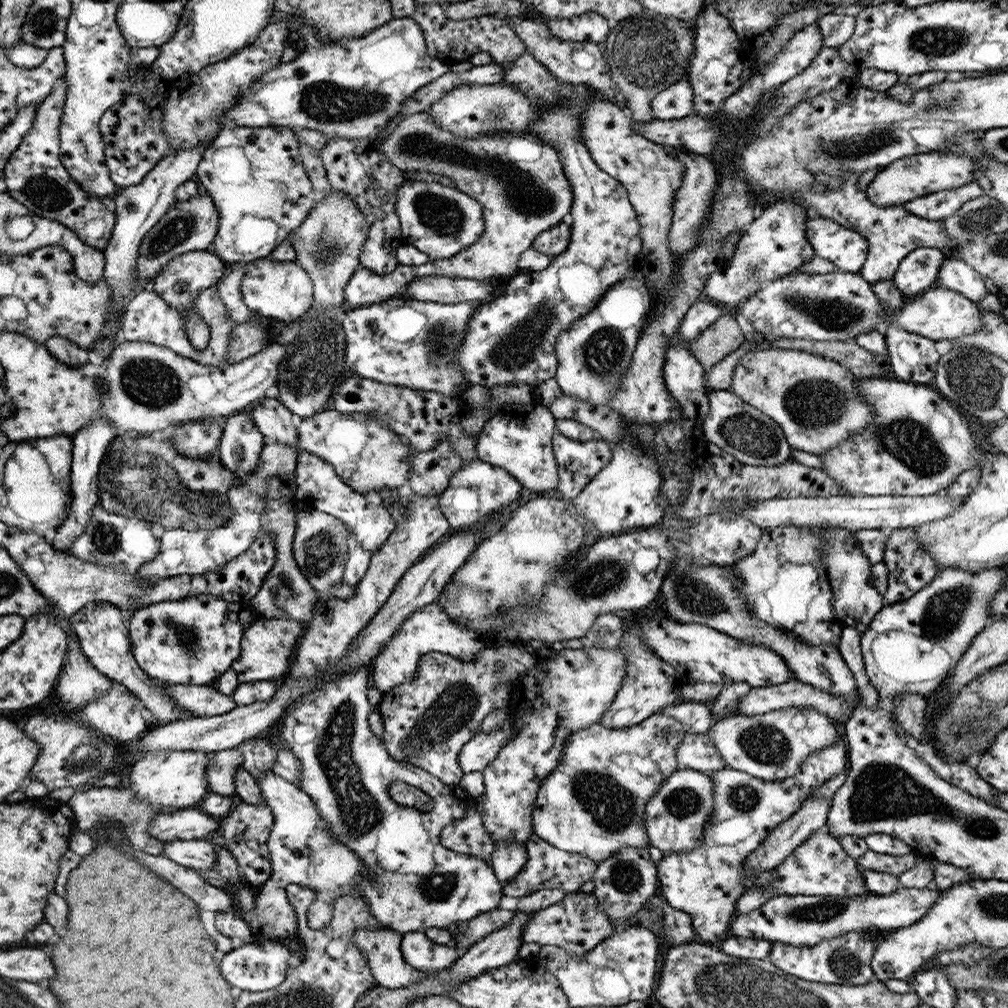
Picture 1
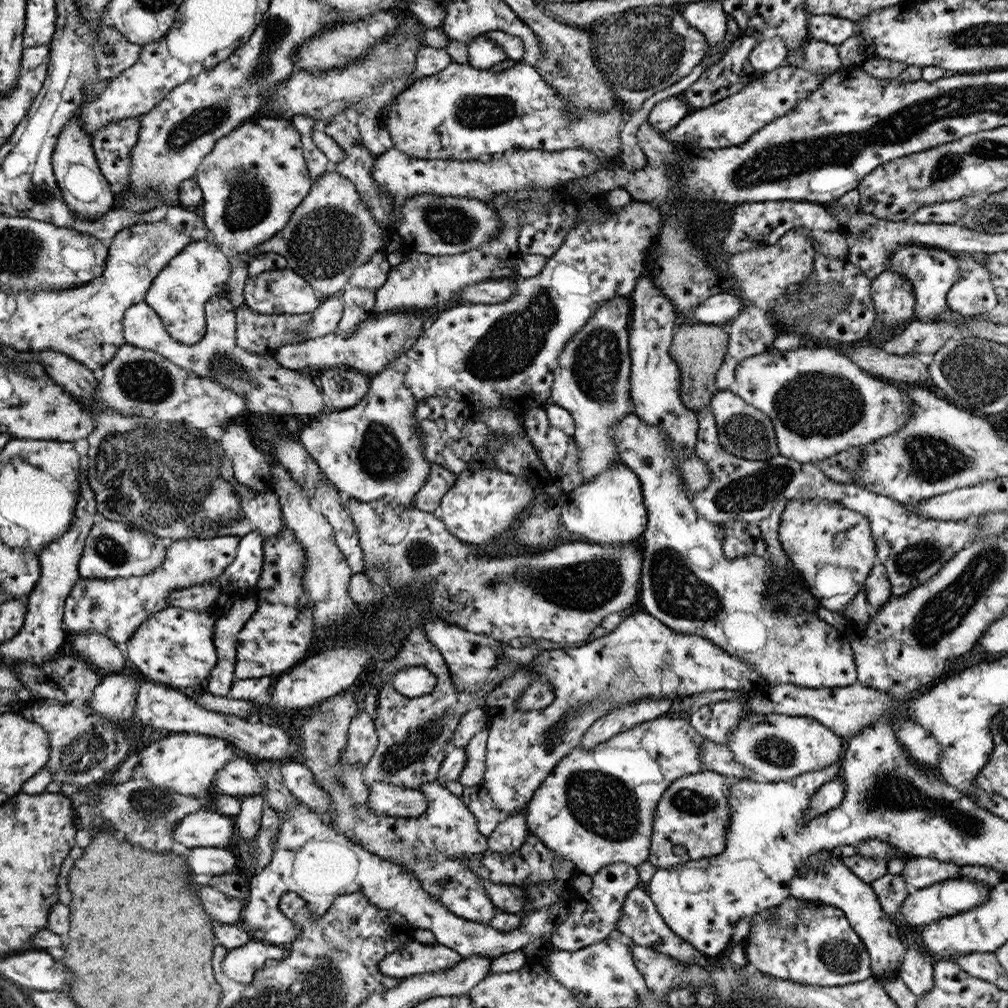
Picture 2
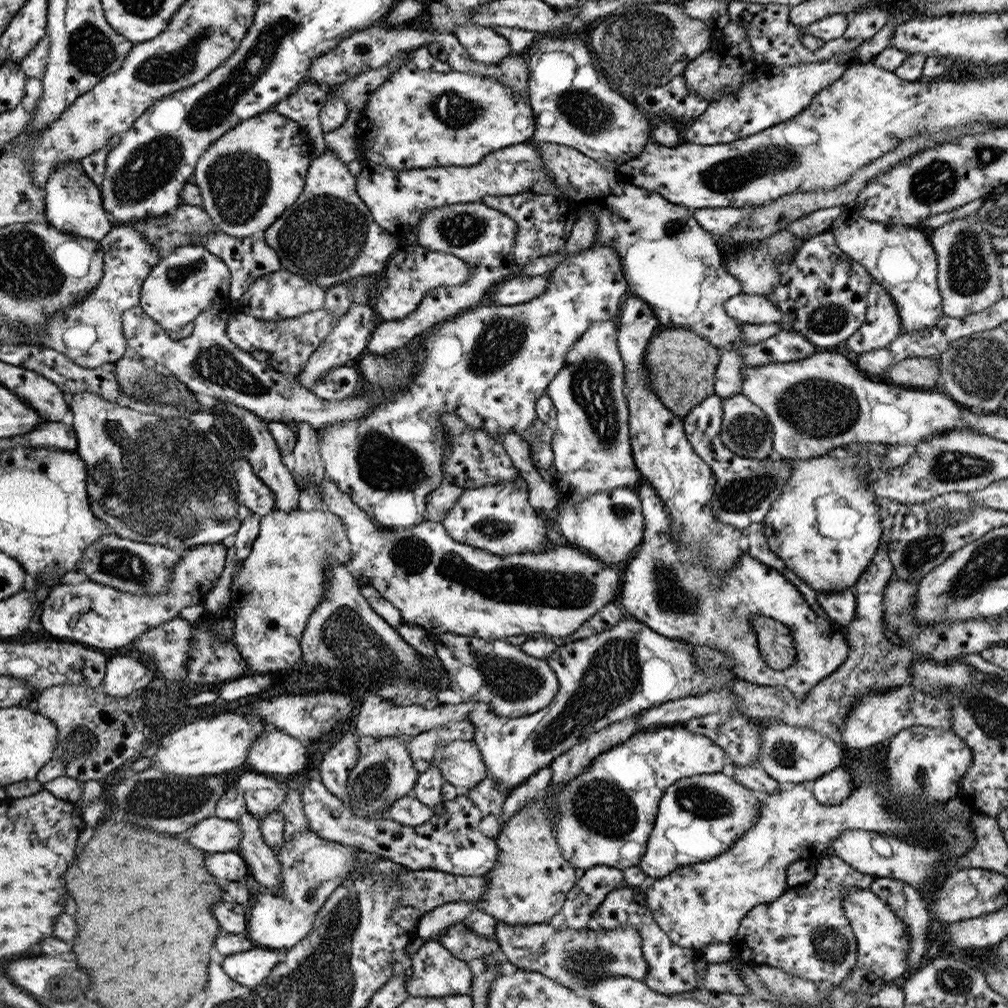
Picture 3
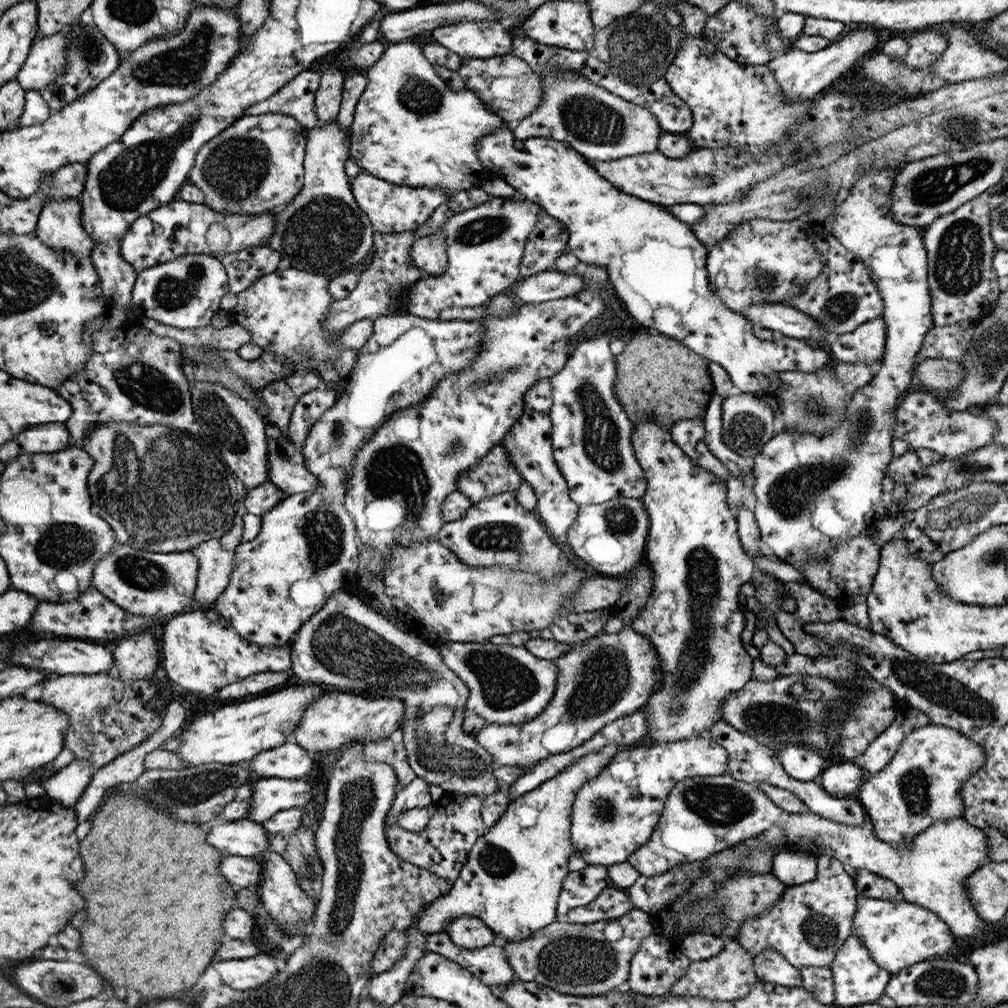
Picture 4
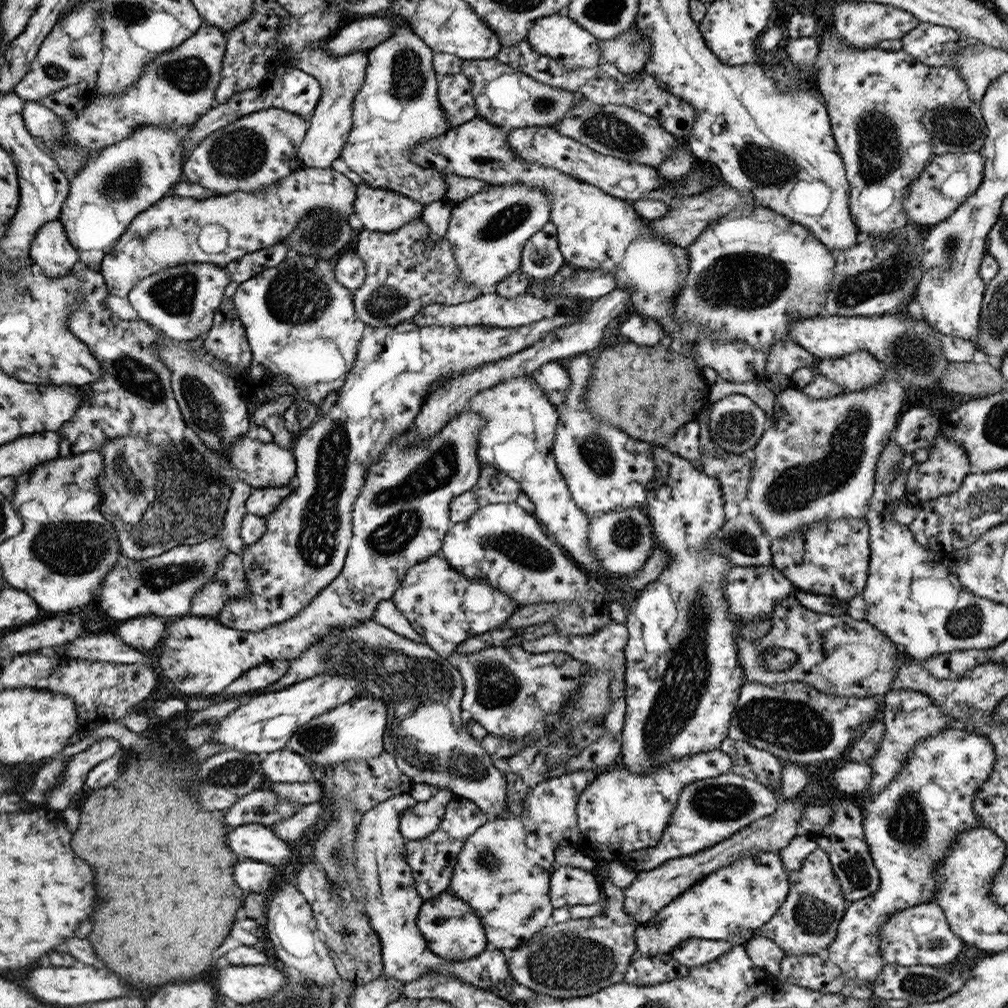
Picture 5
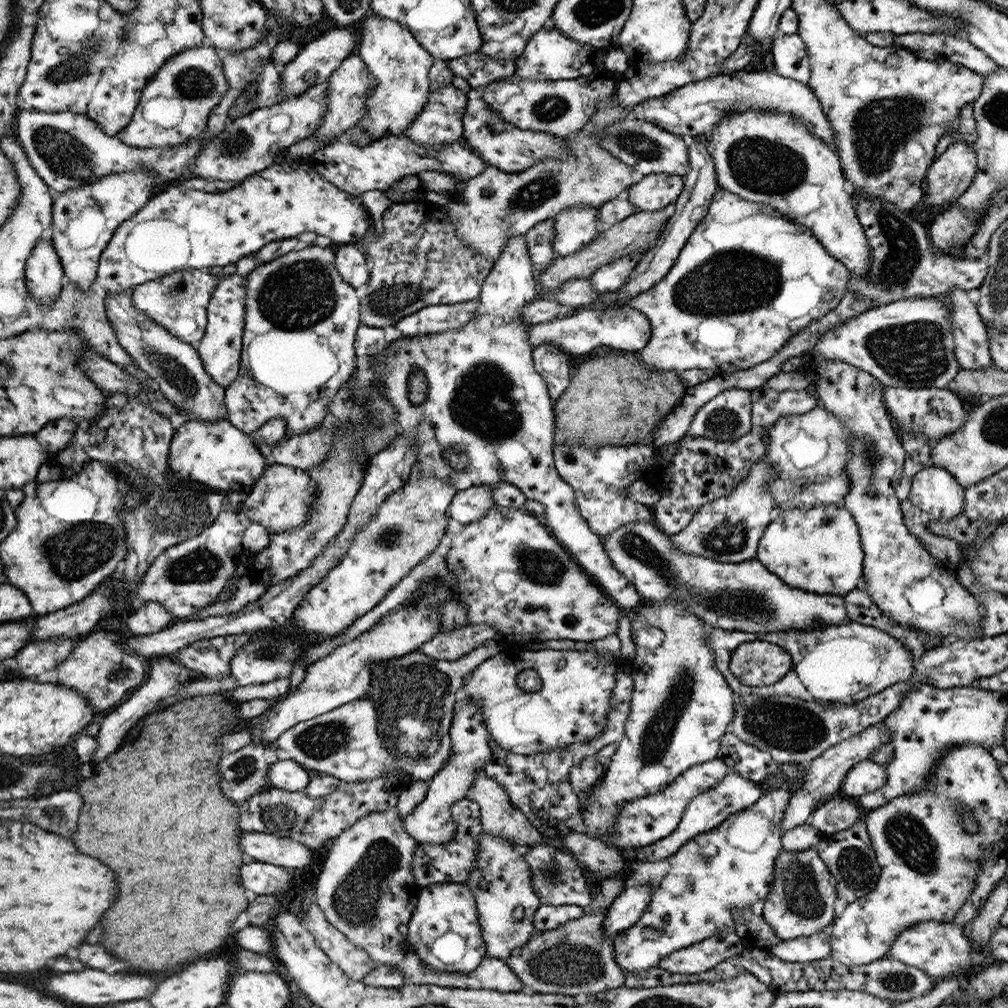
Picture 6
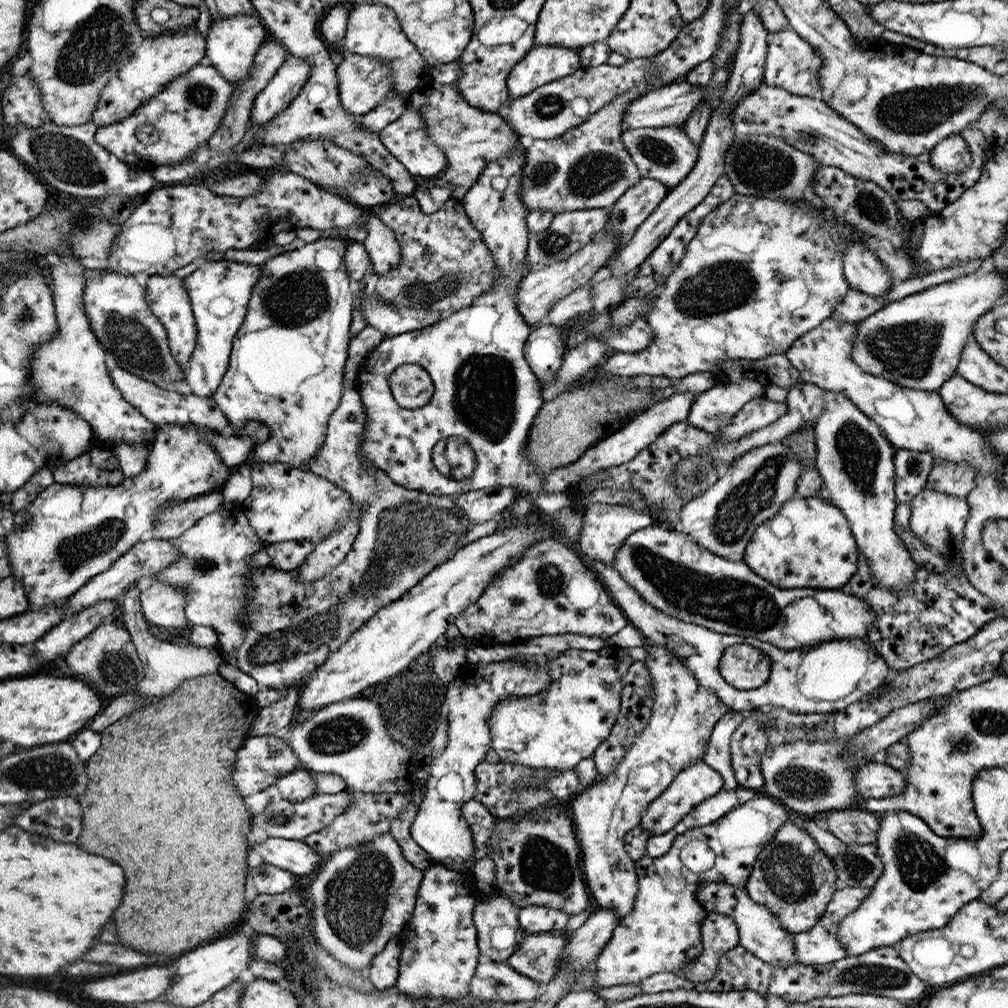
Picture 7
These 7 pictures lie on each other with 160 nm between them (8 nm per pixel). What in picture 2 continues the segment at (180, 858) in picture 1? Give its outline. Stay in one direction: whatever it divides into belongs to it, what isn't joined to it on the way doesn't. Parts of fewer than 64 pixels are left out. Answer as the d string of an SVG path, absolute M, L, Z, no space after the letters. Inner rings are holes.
M192 848L186 858L192 862L192 870L196 870L196 874L220 876L230 875L236 870L236 857L222 848Z

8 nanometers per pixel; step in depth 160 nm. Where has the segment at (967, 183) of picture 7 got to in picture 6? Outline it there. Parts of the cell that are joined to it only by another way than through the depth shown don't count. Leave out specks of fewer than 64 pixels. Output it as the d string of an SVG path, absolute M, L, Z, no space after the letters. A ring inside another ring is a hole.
M770 72L721 73L701 81L691 82L661 97L650 98L633 108L633 117L651 122L664 130L689 139L691 136L709 136L723 116L737 110L761 110L762 112L783 112L799 118L814 136L835 149L835 130L826 118L823 106L813 90L806 84L794 82Z

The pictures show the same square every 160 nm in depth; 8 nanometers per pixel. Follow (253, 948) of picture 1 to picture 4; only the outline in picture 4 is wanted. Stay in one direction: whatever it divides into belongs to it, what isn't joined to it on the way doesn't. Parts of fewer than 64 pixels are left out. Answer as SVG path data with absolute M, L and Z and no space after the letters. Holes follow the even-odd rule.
M266 954L240 960L222 960L216 966L223 984L242 991L270 982L279 972L274 960Z

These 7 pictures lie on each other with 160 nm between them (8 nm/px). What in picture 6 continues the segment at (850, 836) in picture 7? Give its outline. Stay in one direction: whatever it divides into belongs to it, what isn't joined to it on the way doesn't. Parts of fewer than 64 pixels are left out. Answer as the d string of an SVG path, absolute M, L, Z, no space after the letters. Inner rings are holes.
M834 797L820 804L812 813L810 824L822 834L834 834L857 824L860 810L849 800Z

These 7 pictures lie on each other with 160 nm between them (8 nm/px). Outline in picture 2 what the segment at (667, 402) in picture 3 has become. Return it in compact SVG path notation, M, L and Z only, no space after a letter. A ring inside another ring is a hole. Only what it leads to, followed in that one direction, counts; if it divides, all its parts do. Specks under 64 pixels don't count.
M680 322L674 330L671 344L671 357L678 361L682 384L679 395L688 408L698 411L708 406L711 398L719 391L716 387L716 376L724 362L729 335L724 332L722 325L692 325Z

